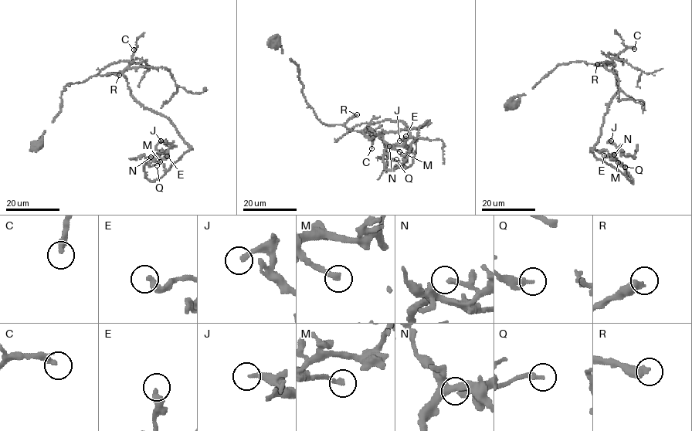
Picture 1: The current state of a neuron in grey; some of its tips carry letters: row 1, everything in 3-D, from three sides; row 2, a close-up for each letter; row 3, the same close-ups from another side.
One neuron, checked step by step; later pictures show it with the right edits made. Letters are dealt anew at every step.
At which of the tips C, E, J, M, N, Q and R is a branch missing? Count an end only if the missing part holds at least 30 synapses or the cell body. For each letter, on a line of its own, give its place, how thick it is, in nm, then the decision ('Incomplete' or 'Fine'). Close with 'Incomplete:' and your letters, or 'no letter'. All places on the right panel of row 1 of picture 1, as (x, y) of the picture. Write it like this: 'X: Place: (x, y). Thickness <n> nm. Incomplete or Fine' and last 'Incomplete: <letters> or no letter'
C: Place: (634, 49). Thickness 280 nm. Incomplete
E: Place: (604, 155). Thickness 360 nm. Fine
J: Place: (611, 140). Thickness 220 nm. Incomplete
M: Place: (618, 162). Thickness 240 nm. Fine
N: Place: (614, 154). Thickness 320 nm. Fine
Q: Place: (625, 167). Thickness 200 nm. Fine
R: Place: (597, 64). Thickness 420 nm. Incomplete
Incomplete: C, J, R

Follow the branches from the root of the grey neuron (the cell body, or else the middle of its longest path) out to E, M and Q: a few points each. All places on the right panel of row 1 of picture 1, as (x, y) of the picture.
E: (510, 103), (558, 65), (612, 63), (618, 90), (590, 151), (632, 182), (620, 163), (604, 155)
M: (510, 103), (558, 65), (612, 63), (618, 90), (590, 151), (632, 182), (618, 162)
Q: (510, 103), (558, 65), (612, 63), (618, 90), (590, 151), (632, 182), (619, 163), (625, 167)

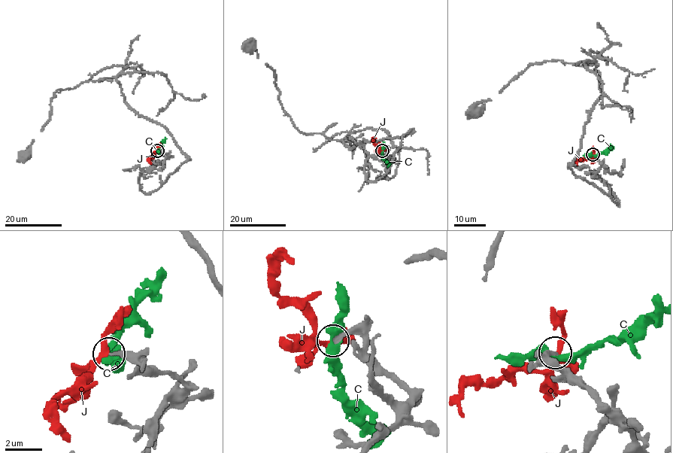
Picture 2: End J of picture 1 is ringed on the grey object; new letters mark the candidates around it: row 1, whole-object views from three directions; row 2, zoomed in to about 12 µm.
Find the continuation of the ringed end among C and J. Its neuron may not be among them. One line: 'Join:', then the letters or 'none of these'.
Join: J

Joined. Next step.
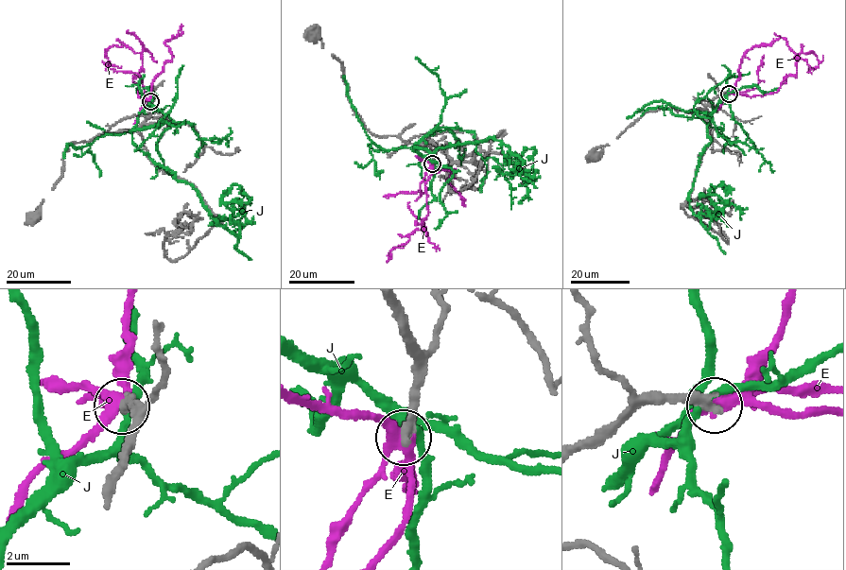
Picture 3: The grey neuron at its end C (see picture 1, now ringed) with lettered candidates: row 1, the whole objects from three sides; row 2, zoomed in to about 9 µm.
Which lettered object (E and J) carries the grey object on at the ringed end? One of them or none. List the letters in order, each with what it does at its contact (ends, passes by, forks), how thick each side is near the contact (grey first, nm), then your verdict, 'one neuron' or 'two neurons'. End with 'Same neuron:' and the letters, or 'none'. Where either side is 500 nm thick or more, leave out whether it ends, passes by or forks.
E: it forks | 360/360 nm | one neuron
J: it passes by | 380/240 nm | two neurons
Same neuron: E

